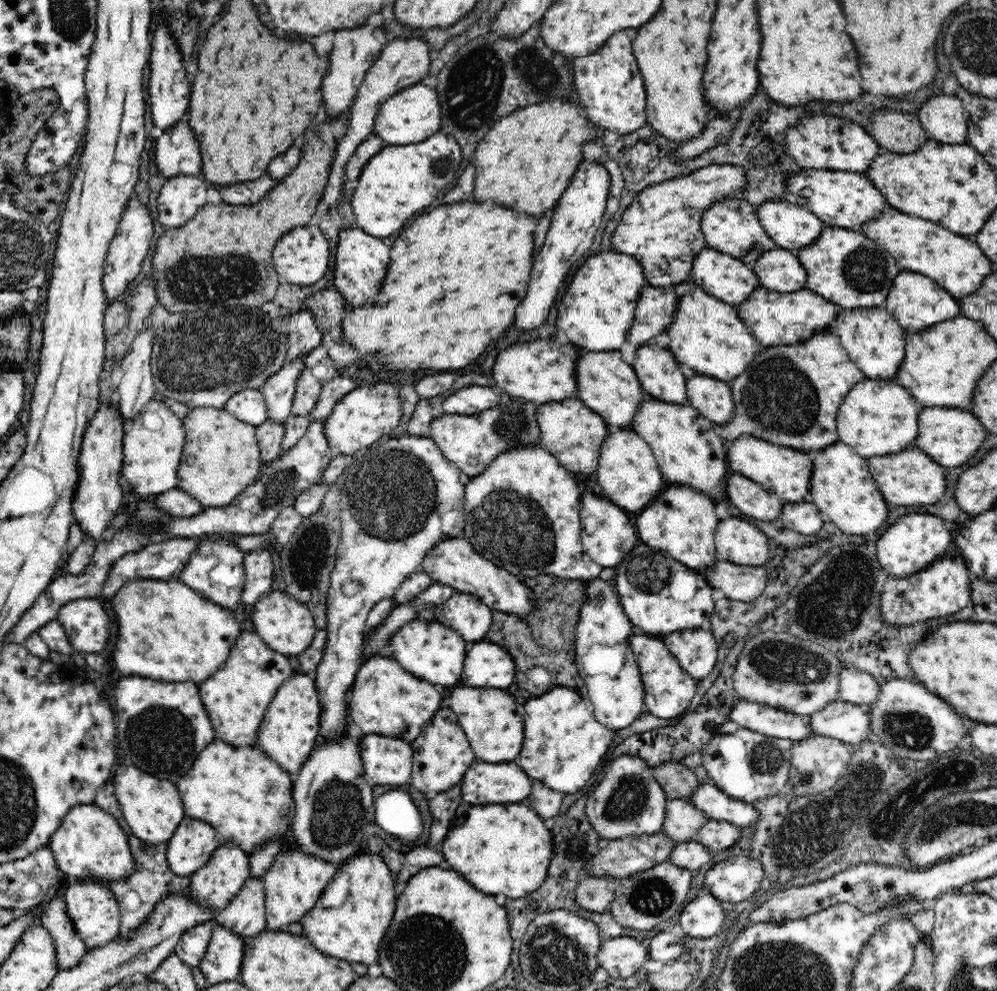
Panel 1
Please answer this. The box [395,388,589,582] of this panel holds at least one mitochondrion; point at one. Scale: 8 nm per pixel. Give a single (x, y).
(508, 527)

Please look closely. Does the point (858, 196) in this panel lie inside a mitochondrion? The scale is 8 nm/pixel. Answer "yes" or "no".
no

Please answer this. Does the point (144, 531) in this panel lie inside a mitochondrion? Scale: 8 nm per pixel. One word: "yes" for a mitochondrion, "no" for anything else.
yes

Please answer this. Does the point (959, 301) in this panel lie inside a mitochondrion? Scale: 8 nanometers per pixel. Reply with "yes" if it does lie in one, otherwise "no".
no

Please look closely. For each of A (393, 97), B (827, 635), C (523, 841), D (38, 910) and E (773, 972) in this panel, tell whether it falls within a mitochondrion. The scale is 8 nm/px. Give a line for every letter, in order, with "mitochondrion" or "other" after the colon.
A: other
B: mitochondrion
C: other
D: other
E: mitochondrion

